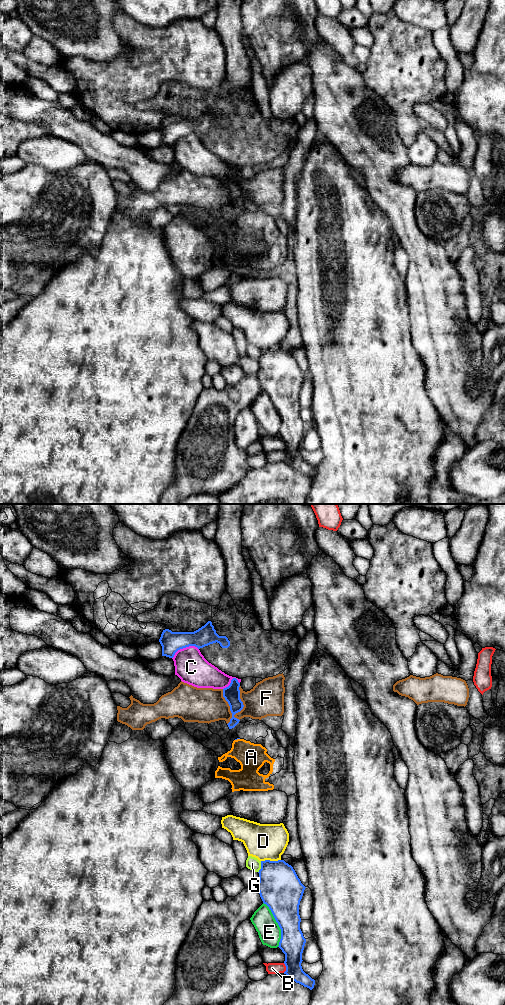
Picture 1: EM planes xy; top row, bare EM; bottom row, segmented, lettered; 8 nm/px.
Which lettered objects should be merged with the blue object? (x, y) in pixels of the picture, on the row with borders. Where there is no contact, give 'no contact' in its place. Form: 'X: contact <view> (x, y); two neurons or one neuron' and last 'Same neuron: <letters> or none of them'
A: contact xy (237, 738); two neurons
B: contact xy (286, 968); two neurons
C: contact xy (184, 647); two neurons
D: contact xy (269, 860); two neurons
E: contact xy (278, 924); two neurons
F: contact xy (243, 706); two neurons
G: contact xy (261, 867); two neurons
Same neuron: none of them

